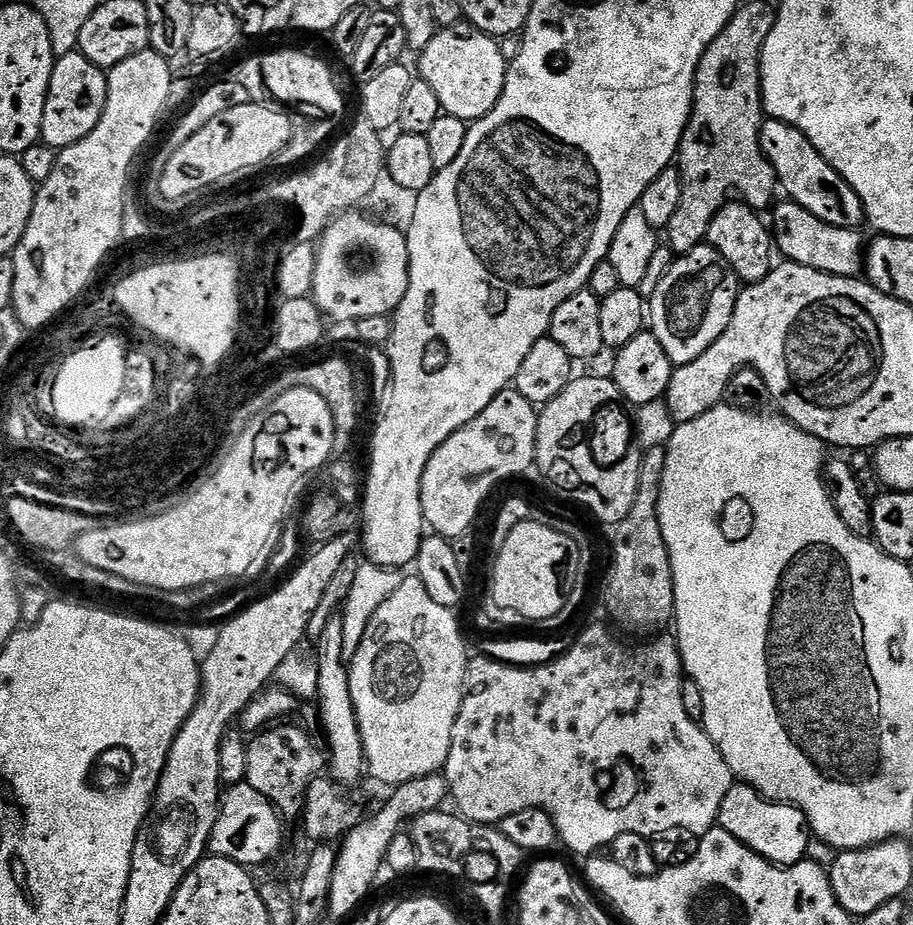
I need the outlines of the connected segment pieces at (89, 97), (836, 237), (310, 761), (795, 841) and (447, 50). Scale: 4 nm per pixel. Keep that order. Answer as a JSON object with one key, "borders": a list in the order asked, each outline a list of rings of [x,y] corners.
{"borders":[[[[79,50],[59,57],[50,74],[48,97],[42,114],[41,141],[59,150],[86,138],[86,134],[90,134],[90,130],[94,130],[102,118],[107,93],[108,77],[105,69],[87,60]]],[[[785,202],[777,203],[774,208],[776,217],[770,220],[770,228],[774,233],[774,244],[785,261],[801,264],[831,276],[850,276],[853,278],[861,275],[866,255],[866,240],[854,228],[839,228],[822,222],[810,210],[802,206]]],[[[280,726],[269,727],[247,741],[244,779],[275,806],[281,817],[299,817],[304,810],[304,794],[310,782],[318,775],[316,748],[302,729],[278,727]]],[[[736,782],[730,790],[726,790],[726,798],[722,798],[718,824],[730,834],[734,834],[734,838],[738,838],[738,842],[745,844],[751,852],[757,852],[771,864],[799,864],[807,854],[810,829],[806,814],[793,804],[769,800],[749,784]]],[[[467,22],[439,29],[436,37],[419,53],[419,79],[425,80],[438,94],[441,109],[465,122],[475,122],[490,114],[498,102],[508,77],[509,61],[504,58],[500,40],[487,36]]]]}

